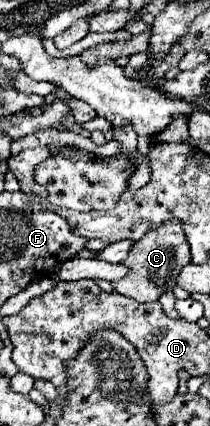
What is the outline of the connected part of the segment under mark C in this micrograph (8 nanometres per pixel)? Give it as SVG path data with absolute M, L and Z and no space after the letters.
M169 219L161 227L147 231L145 237L133 243L129 255L123 259L123 265L129 269L121 281L113 281L113 291L125 297L131 297L139 303L157 301L165 291L171 291L177 285L177 275L181 267L191 261L191 251L187 237L183 233L179 219Z

